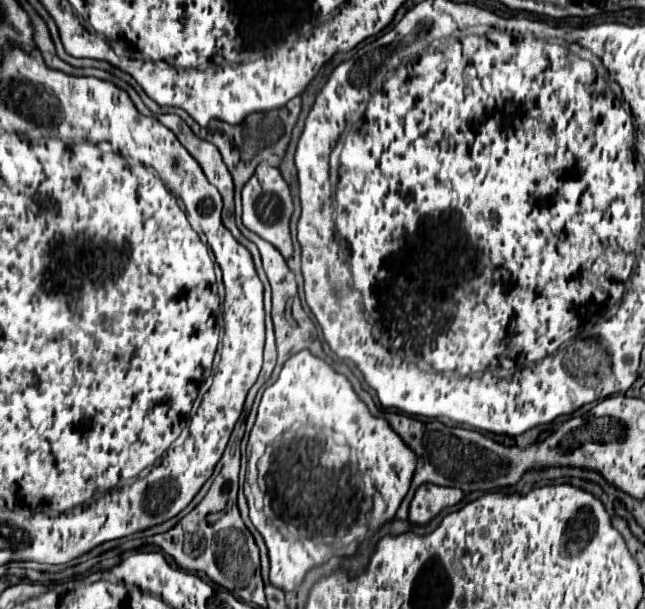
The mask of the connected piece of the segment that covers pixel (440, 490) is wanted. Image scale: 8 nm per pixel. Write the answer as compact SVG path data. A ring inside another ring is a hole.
M424 483L416 489L408 517L412 523L426 525L434 515L438 515L444 507L456 505L462 499L462 491L458 487L438 487L432 483Z

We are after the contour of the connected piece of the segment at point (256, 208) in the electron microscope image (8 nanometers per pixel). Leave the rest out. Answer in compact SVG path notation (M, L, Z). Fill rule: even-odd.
M260 163L254 171L254 175L248 179L248 183L242 189L242 223L246 229L260 235L264 241L272 243L284 257L292 255L292 239L290 239L290 217L292 217L292 197L290 187L282 179L280 171L276 167L270 167L268 163Z

